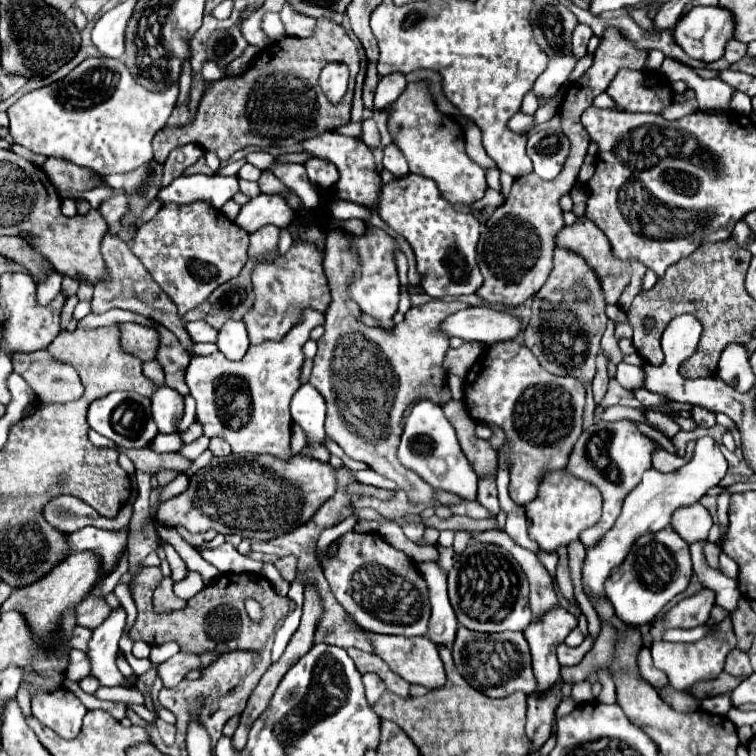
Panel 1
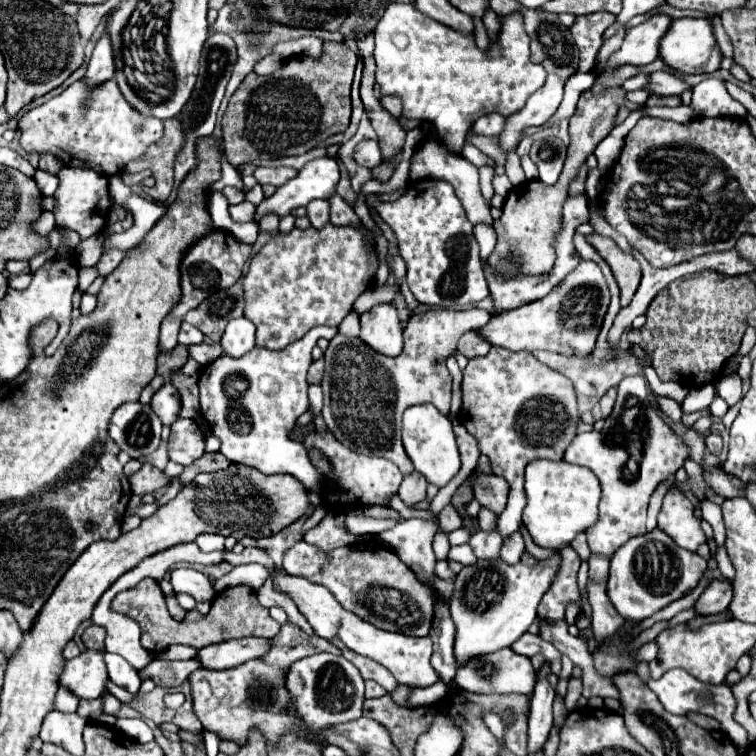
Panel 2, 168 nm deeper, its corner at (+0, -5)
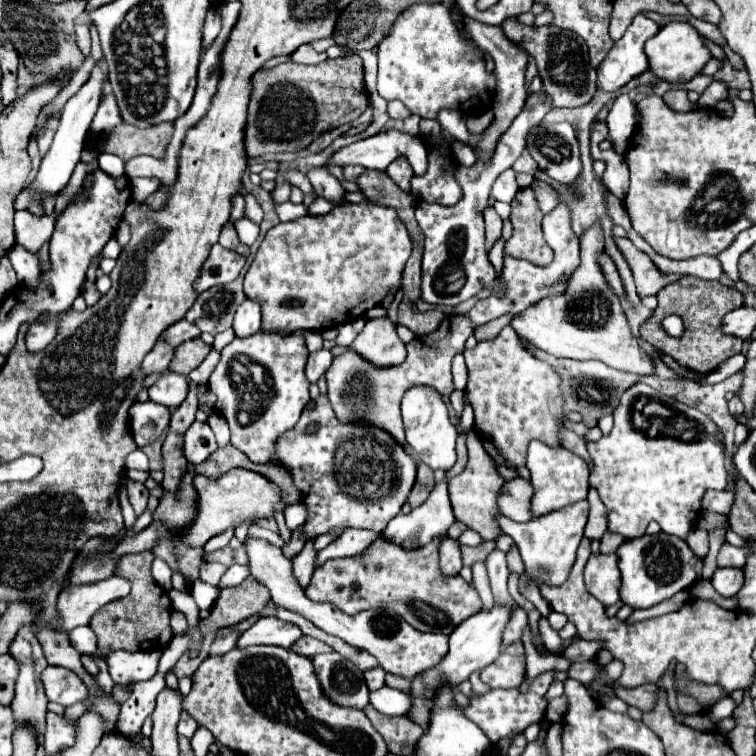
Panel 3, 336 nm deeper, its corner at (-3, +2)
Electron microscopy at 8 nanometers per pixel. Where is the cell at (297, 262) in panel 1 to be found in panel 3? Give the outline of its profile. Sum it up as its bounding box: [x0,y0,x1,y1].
[245,198,411,332]

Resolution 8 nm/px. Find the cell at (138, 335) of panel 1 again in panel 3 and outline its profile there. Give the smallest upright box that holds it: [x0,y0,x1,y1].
[169,338,211,376]

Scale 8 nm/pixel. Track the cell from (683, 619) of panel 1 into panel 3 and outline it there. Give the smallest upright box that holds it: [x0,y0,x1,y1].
[711,568,745,598]

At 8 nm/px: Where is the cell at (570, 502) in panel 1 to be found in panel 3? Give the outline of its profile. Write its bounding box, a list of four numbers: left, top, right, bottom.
[527,440,589,518]

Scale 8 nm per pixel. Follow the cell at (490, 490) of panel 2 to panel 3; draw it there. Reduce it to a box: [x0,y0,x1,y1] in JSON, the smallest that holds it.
[499,480,533,522]

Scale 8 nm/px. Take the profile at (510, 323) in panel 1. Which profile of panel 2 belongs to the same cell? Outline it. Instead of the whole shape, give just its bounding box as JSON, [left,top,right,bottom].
[478,261,610,355]

